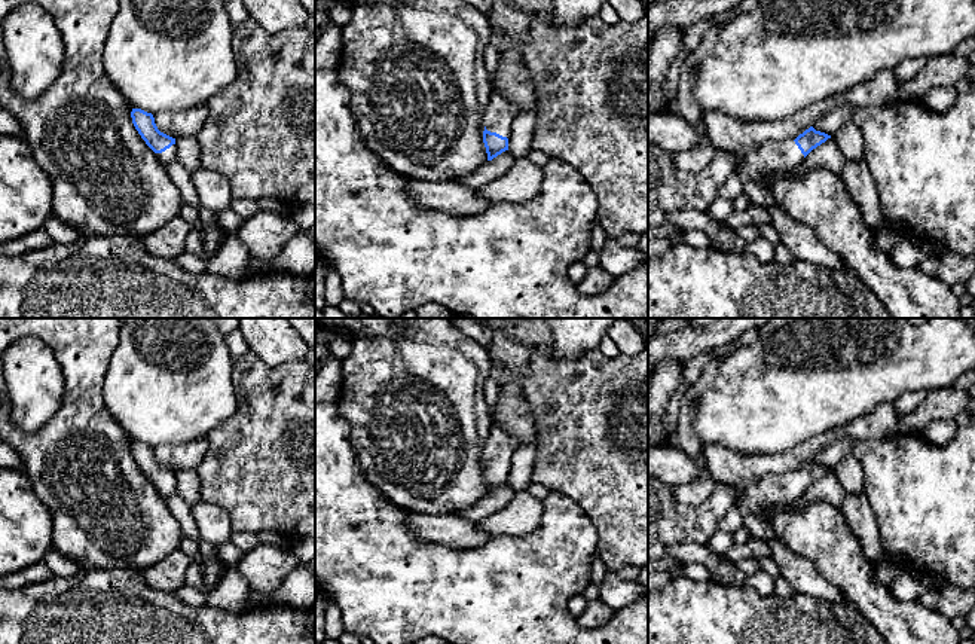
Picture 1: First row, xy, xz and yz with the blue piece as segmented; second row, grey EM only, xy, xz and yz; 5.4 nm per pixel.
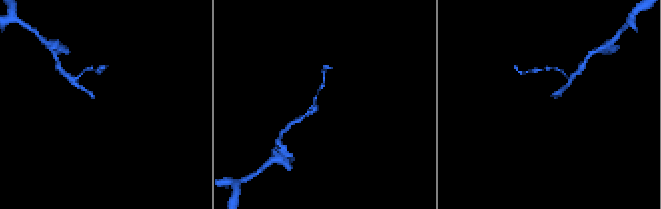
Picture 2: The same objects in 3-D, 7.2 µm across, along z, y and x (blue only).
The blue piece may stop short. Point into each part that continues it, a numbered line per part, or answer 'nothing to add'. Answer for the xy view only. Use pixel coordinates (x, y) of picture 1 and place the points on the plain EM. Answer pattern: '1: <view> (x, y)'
1: xy (170, 488)

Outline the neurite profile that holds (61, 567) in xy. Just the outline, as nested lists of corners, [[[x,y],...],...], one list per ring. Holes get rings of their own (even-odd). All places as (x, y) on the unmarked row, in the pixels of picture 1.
[[[54,549],[46,552],[42,561],[51,570],[52,576],[59,579],[71,577],[82,570],[74,561],[59,555]]]

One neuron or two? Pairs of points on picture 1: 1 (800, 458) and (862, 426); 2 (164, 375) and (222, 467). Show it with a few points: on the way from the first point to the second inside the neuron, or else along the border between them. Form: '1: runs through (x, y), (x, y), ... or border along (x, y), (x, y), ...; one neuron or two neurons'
1: runs through (815, 445), (847, 430); one neuron
2: border along (231, 415), (204, 438); two neurons

